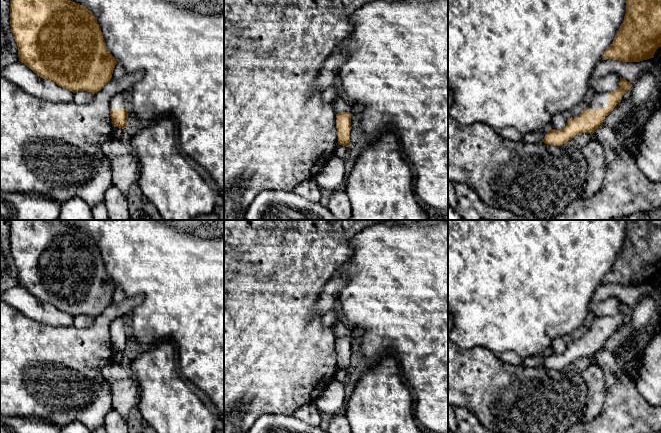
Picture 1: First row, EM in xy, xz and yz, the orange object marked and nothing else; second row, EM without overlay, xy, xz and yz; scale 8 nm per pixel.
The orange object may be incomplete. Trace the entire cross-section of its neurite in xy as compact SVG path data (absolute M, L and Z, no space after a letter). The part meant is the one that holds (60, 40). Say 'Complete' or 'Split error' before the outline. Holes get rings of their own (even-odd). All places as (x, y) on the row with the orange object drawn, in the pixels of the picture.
Complete. M10 0L10 26L19 61L43 79L73 93L99 92L112 78L116 59L107 50L96 17L71 0Z

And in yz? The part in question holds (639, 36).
Complete. M626 0L626 13L623 23L620 26L615 38L612 41L610 47L604 52L602 60L612 59L622 62L640 62L654 57L656 50L661 47L661 0Z

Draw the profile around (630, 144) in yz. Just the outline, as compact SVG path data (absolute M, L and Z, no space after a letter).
M645 119L641 121L622 141L621 145L624 151L626 151L633 158L636 157L636 154L639 149L639 137L643 131L643 124Z

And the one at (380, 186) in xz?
M391 132L385 133L367 141L362 148L343 186L352 206L350 220L430 220L418 203L412 169L401 156L398 137Z

